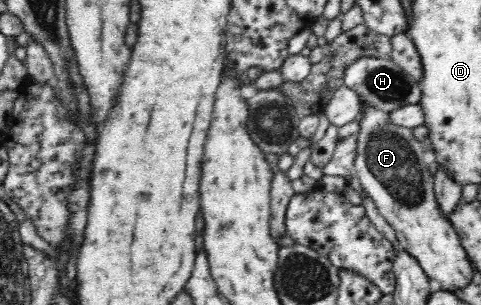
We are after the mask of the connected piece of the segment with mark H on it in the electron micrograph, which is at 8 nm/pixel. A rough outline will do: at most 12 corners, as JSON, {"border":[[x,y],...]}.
{"border":[[359,57],[341,78],[387,112],[418,103],[419,82],[390,58]]}

